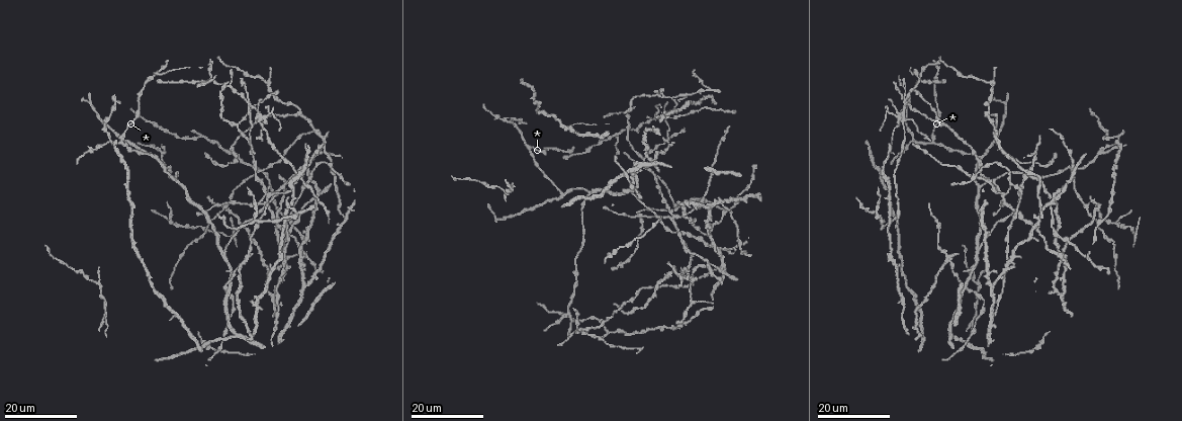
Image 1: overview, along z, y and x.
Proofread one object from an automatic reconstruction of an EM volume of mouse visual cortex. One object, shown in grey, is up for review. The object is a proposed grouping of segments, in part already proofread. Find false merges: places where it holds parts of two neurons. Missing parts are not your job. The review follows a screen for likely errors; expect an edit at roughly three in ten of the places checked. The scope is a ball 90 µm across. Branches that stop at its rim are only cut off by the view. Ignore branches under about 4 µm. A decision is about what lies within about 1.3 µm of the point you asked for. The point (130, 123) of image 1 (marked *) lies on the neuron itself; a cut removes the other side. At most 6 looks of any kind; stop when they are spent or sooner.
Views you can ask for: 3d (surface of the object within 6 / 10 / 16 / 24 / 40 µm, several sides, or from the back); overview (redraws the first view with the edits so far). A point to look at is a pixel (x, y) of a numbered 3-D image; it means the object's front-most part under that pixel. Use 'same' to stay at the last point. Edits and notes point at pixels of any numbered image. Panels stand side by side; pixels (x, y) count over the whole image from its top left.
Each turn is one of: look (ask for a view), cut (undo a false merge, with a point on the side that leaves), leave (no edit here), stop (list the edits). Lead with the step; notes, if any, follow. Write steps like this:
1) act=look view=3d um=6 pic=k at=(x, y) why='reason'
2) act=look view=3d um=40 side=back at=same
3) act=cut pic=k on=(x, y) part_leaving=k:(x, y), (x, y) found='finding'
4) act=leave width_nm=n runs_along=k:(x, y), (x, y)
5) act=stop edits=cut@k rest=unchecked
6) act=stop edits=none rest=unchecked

act=look view=3d um=16 pic=1 at=(902, 120) why='three-way junction'

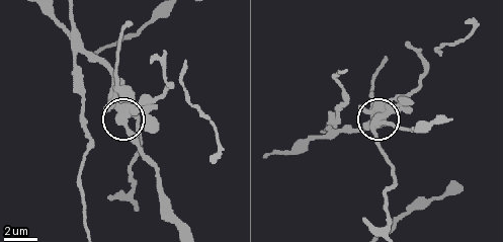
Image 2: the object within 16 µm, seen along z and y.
act=look view=3d um=6 at=same why='zoom in'

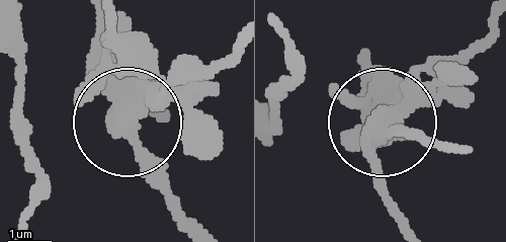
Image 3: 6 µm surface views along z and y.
act=cut pic=3 on=(439, 95) arms=3 found='a second neuron is stuck on'

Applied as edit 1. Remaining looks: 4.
act=look view=overview

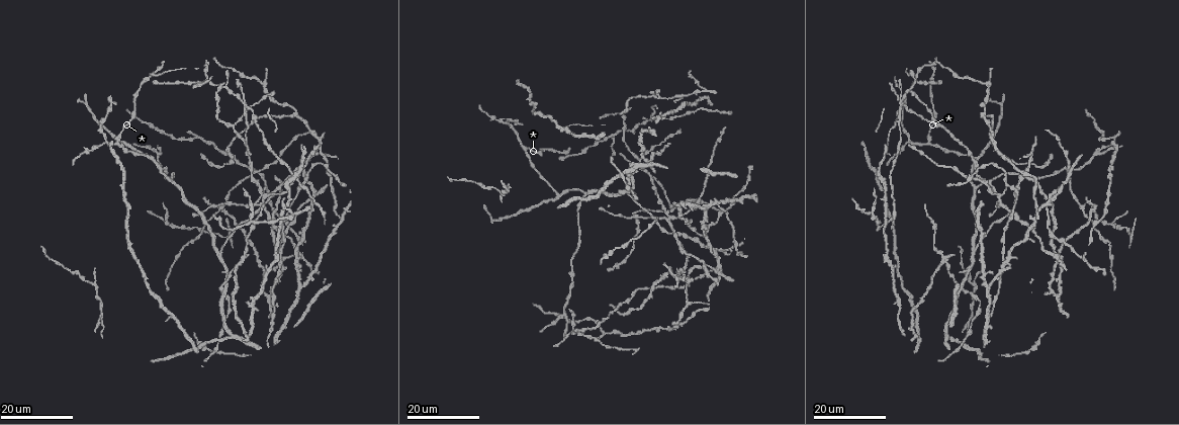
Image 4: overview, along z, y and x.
act=look view=3d um=16 pic=4 at=(243, 102) why='arms part here'

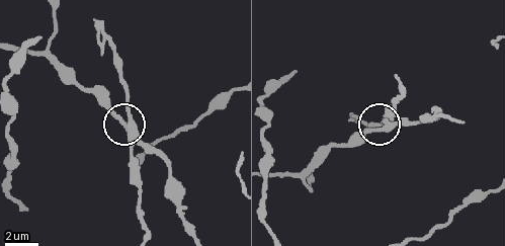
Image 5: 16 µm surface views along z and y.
act=look view=3d um=10 pic=5 at=(131, 119) why='zoom in'

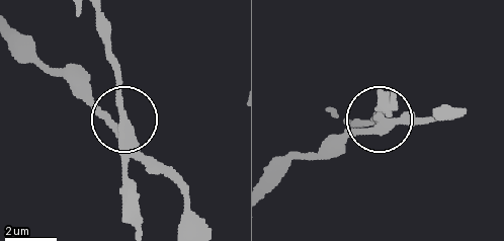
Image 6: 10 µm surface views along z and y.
act=cut pic=6 on=(126, 176) side_arm_um=7 part_leaving=6:(120, 133), (120, 83), (103, 11) found='two neurons meet here'

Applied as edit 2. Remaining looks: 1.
act=stop edits=cut@3,cut@6 rest=unchecked

